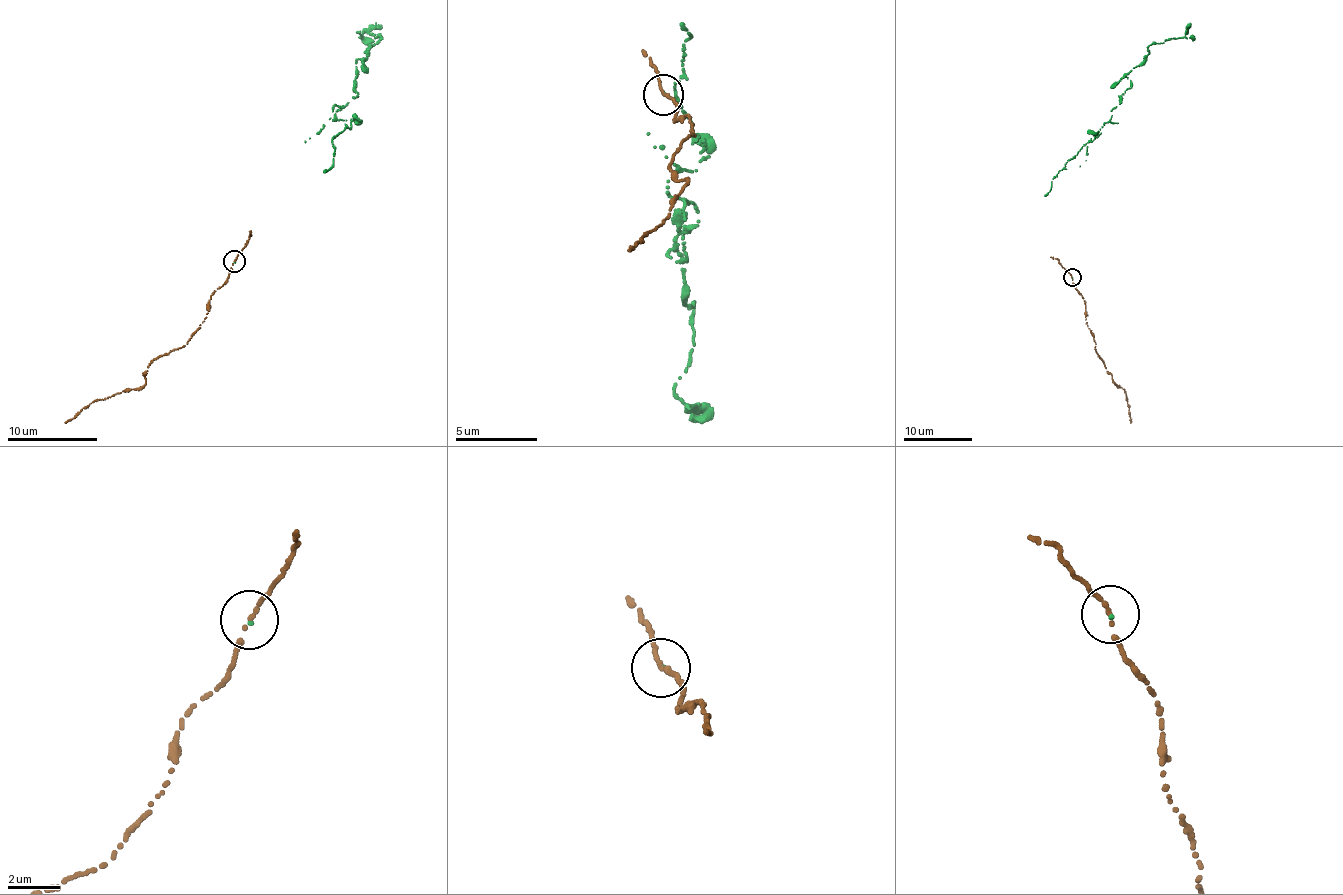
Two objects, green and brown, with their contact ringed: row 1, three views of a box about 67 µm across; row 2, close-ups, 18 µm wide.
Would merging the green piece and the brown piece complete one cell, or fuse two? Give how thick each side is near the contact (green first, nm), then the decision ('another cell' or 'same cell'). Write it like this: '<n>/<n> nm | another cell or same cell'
70/130 nm | same cell

